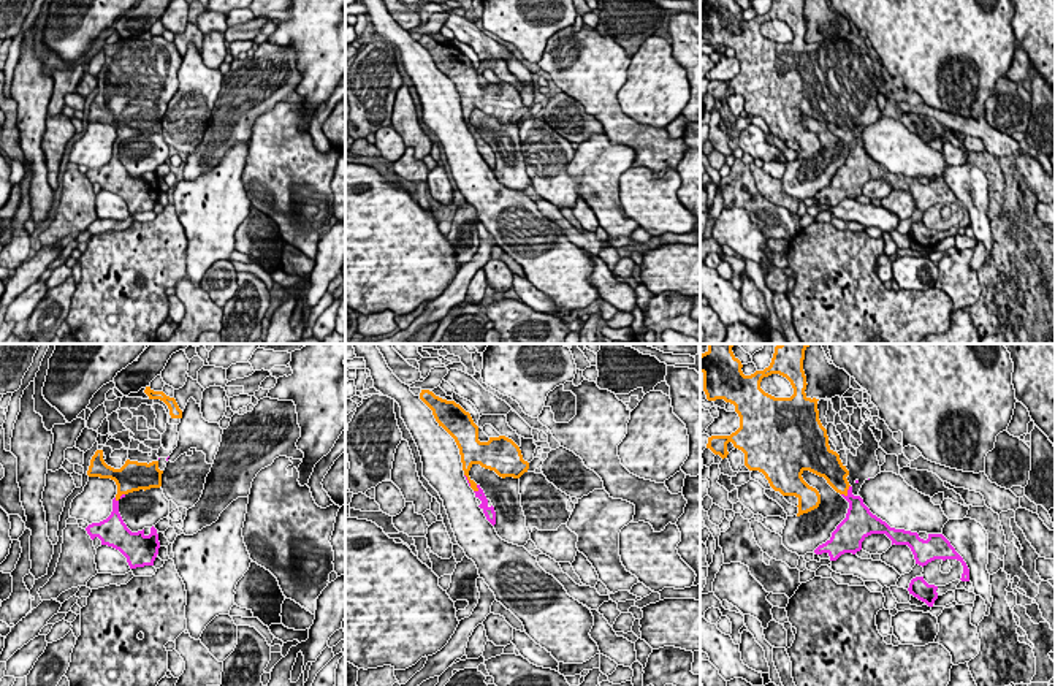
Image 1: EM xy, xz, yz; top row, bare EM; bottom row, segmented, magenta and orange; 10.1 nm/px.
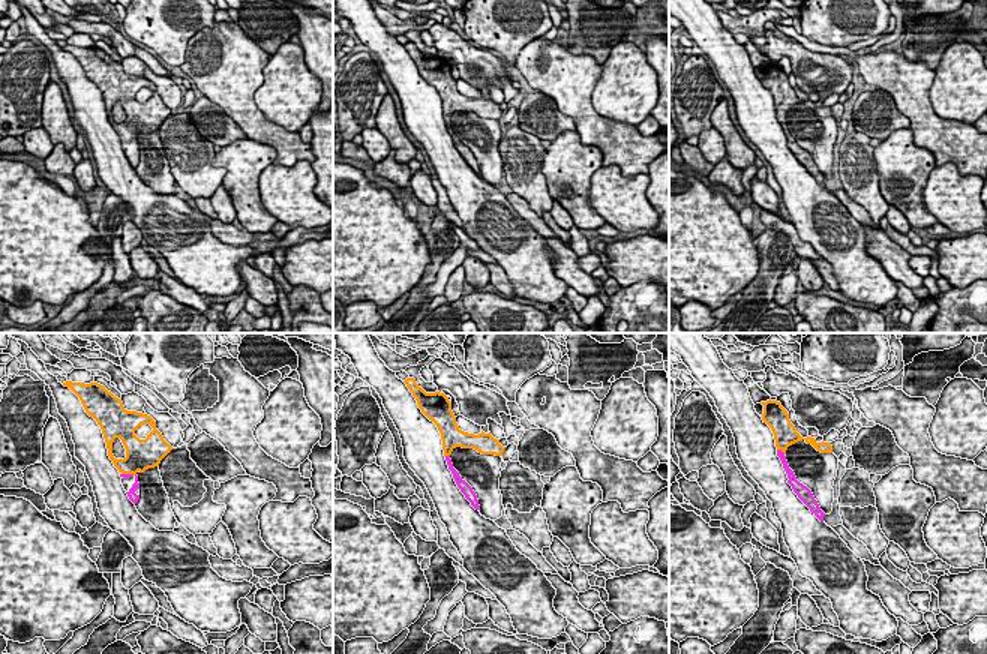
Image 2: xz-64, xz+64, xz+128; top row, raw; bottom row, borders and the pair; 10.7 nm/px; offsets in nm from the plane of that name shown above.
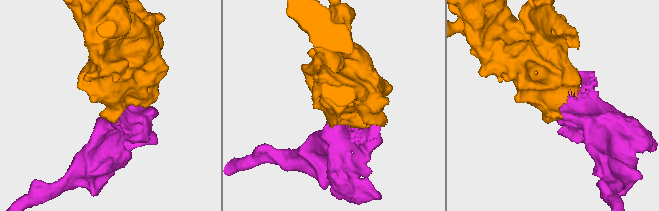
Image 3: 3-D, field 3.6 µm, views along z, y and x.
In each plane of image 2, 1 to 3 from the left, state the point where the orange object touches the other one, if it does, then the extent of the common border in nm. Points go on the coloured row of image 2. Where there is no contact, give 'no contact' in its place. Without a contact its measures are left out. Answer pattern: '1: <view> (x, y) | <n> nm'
1: xz-64 (128, 474) | 160 nm
2: xz+64 (447, 456) | 50 nm
3: xz+128 (780, 450) | 110 nm

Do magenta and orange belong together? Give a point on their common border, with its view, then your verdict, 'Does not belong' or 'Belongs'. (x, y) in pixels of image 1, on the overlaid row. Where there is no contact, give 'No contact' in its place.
Touches magenta at yz (848, 491). Belongs

